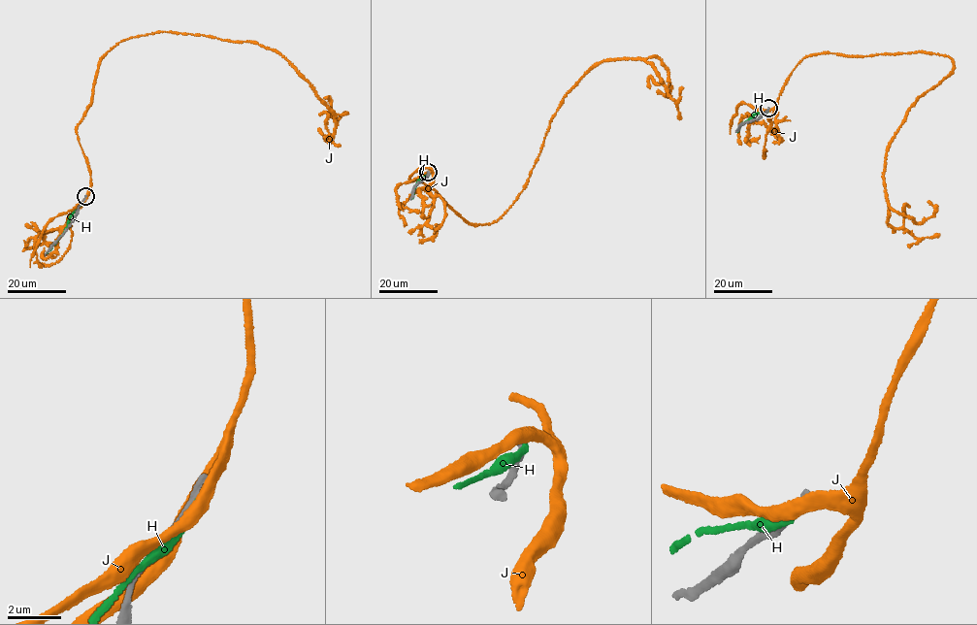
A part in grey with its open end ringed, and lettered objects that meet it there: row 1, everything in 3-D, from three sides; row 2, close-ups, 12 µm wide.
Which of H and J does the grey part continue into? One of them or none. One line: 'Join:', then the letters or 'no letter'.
Join: no letter

